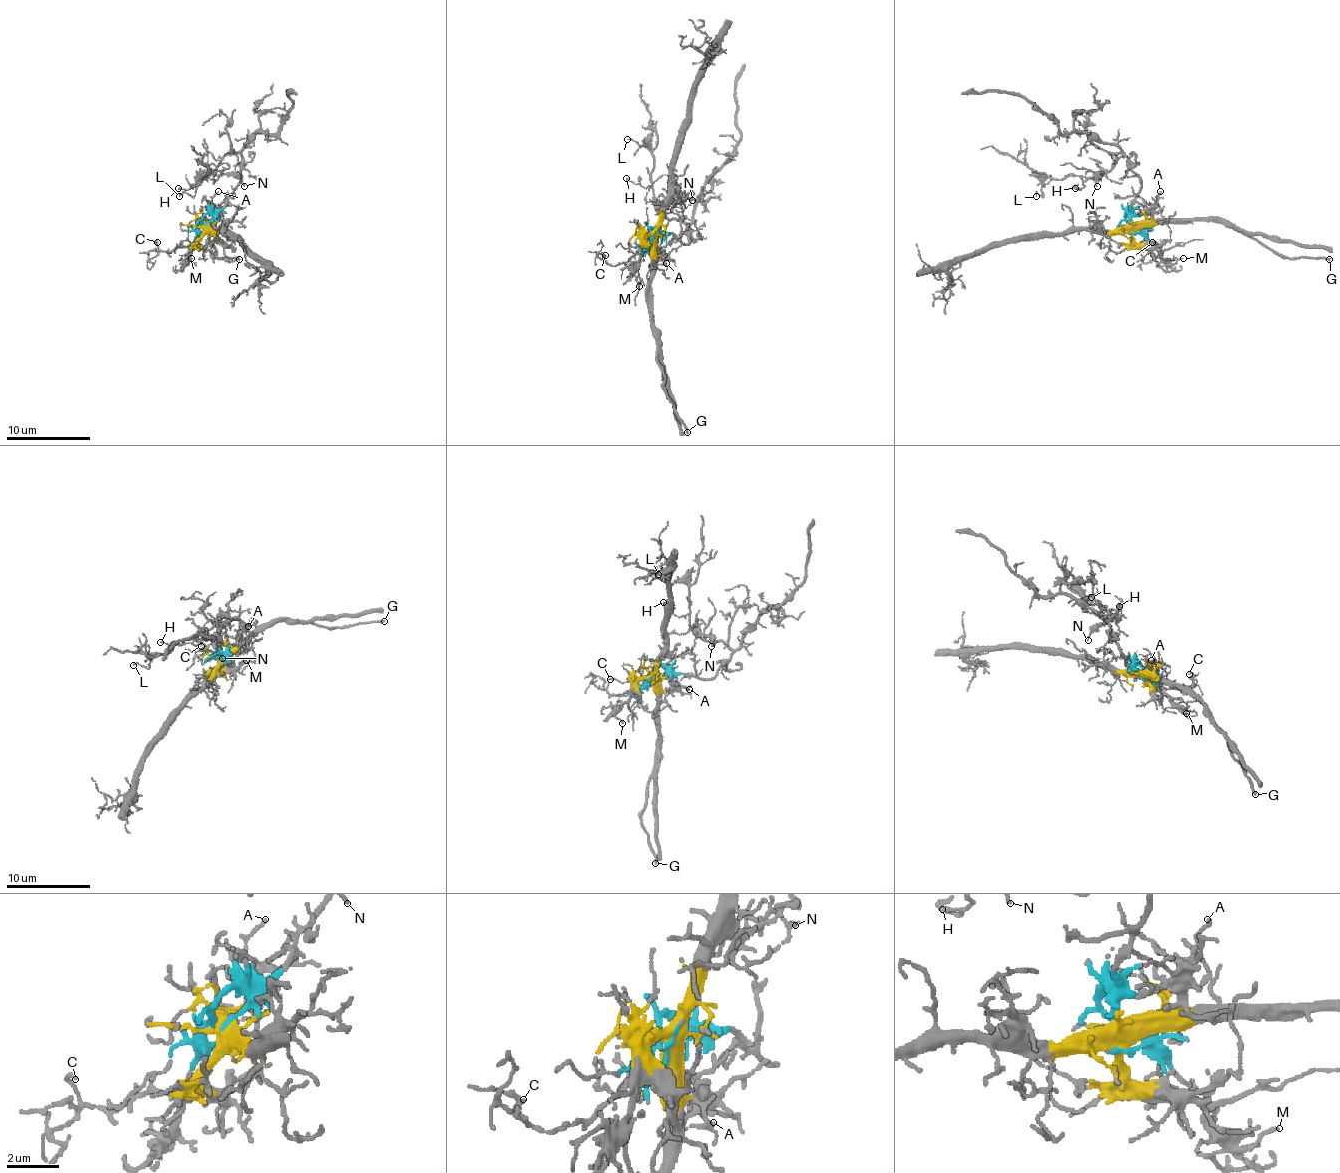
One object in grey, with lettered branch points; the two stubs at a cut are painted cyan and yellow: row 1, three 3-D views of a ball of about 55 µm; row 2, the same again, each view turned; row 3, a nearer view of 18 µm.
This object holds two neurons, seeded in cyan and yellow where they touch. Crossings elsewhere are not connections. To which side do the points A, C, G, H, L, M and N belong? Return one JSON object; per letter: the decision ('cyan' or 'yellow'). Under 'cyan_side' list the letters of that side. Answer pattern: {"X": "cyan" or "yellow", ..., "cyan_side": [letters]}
{"A": "yellow", "C": "yellow", "G": "yellow", "H": "cyan", "L": "cyan", "M": "yellow", "N": "cyan", "cyan_side": ["H", "L", "N"]}

